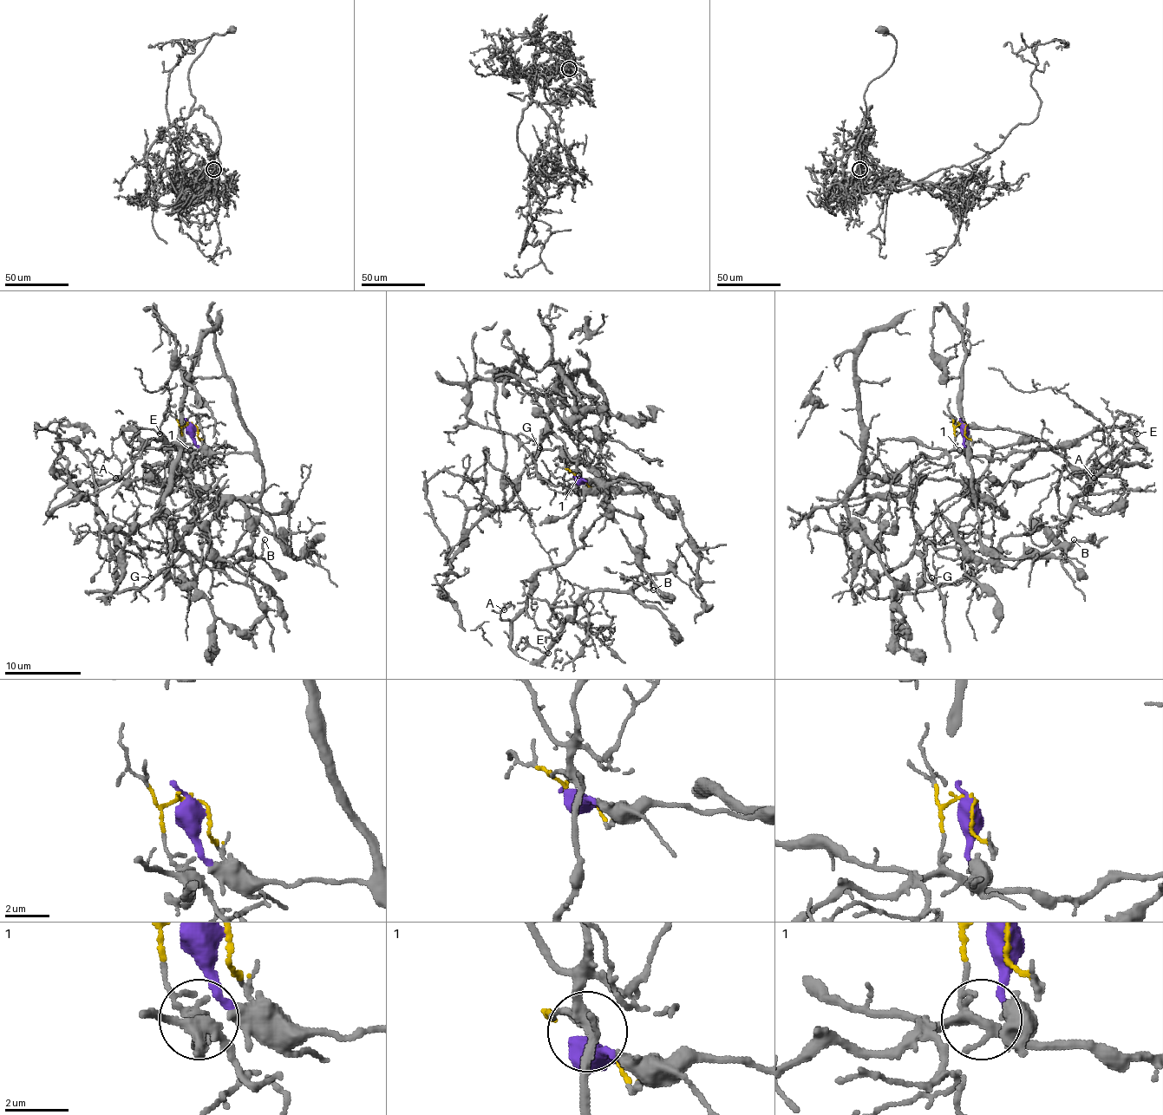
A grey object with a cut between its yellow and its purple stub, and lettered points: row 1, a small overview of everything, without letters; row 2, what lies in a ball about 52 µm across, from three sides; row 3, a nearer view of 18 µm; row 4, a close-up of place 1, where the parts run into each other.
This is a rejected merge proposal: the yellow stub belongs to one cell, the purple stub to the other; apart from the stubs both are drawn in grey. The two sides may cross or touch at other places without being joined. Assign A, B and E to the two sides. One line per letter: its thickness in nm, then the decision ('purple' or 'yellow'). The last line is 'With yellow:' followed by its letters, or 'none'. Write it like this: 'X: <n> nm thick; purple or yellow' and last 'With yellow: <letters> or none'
A: 150 nm thick; yellow
B: 100 nm thick; purple
E: 100 nm thick; yellow
With yellow: A, E

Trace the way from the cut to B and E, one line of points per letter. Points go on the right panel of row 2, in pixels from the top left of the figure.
B: (964, 426), (976, 498), (957, 523), (957, 536), (978, 557), (1007, 567), (1023, 559), (1058, 557), (1074, 540)
E: (964, 423), (955, 446), (999, 458), (1106, 427), (1125, 427), (1129, 442), (1121, 433), (1136, 433)

